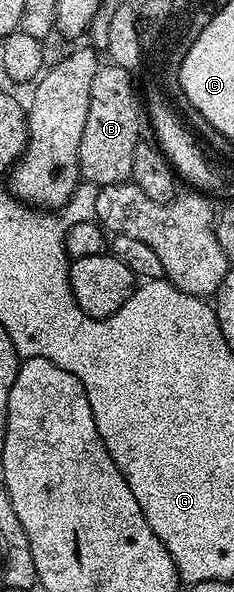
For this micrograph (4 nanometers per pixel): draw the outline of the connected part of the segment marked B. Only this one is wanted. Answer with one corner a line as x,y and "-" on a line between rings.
113,64
103,65
96,72
96,80
92,80
92,96
88,104
88,120
84,120
84,136
80,136
80,156
78,169
86,182
98,186
115,186
117,182
125,182
132,172
132,152
136,152
140,141
142,126
144,130
144,114
138,111
140,94
134,91
131,71

